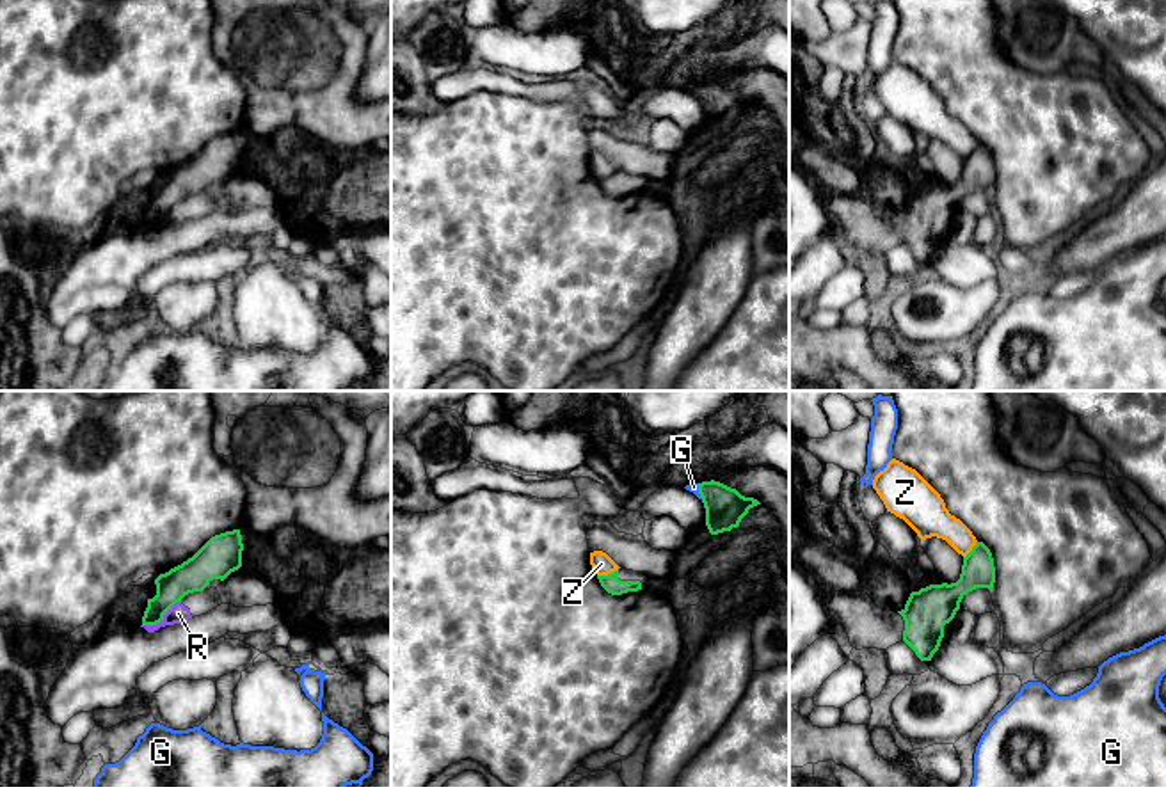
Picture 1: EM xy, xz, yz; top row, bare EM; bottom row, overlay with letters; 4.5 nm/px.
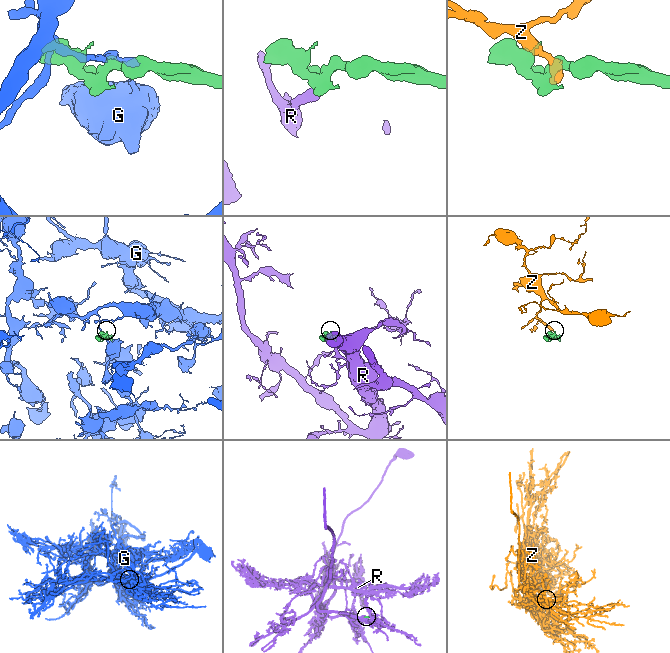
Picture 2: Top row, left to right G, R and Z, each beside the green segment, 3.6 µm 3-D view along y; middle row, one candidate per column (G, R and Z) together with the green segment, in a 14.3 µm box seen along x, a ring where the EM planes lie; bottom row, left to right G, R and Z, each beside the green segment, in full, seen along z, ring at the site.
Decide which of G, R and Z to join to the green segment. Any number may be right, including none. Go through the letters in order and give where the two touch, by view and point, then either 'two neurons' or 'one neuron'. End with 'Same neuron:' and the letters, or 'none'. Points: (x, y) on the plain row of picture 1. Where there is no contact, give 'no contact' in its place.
G: meets green in xz at (699, 93); two neurons
R: meets green in xy at (162, 221); two neurons
Z: meets green in xz at (608, 176); two neurons
Same neuron: none

